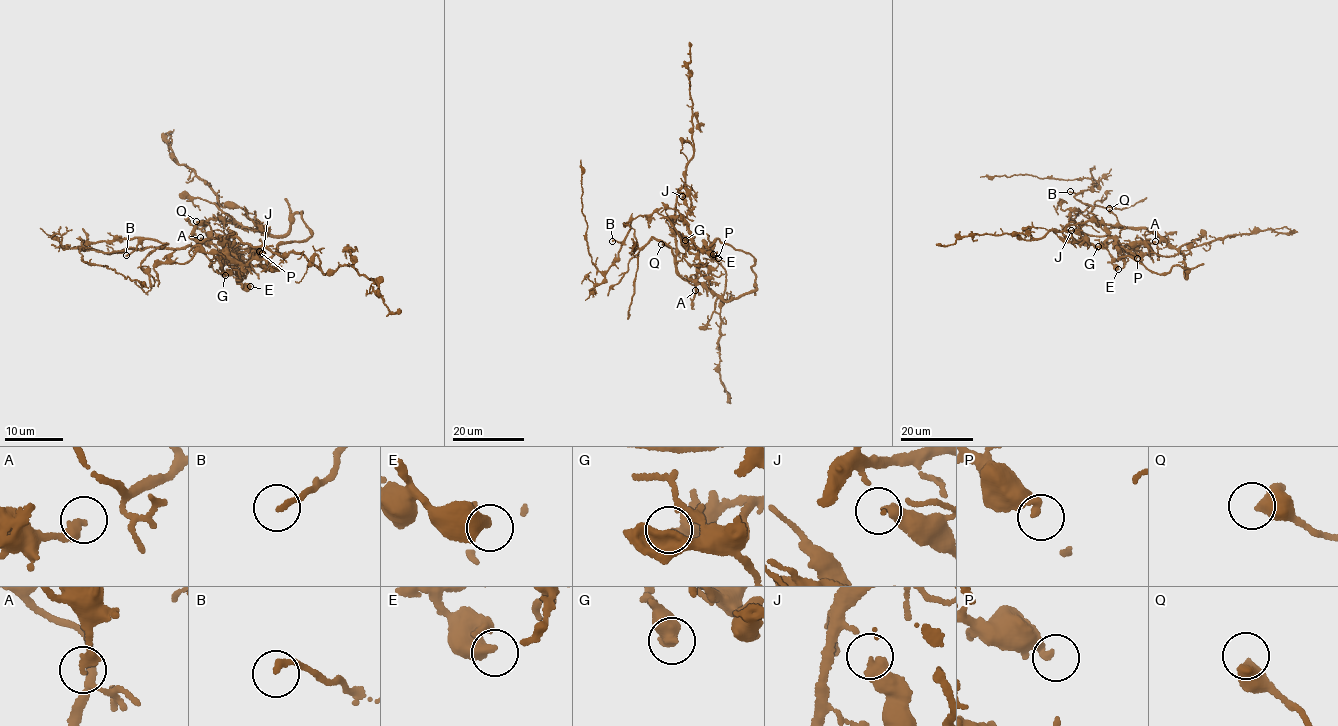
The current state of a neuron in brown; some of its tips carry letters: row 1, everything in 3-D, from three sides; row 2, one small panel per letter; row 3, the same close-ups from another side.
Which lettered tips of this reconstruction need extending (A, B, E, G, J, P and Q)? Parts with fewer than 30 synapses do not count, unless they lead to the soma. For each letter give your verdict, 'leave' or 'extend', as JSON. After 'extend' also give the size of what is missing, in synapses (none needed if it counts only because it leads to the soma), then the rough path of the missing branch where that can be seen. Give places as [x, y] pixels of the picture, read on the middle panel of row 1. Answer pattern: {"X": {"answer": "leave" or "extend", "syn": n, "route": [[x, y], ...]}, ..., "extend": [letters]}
{"A": {"answer": "leave"}, "B": {"answer": "leave"}, "E": {"answer": "leave"}, "G": {"answer": "leave"}, "J": {"answer": "leave"}, "P": {"answer": "leave"}, "Q": {"answer": "leave"}, "extend": []}

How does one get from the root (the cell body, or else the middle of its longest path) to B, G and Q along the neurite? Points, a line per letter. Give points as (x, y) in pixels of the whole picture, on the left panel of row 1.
B: (202, 250), (188, 246), (175, 249), (157, 247), (159, 249), (167, 244), (146, 239), (126, 255)
G: (202, 250), (198, 242), (197, 248), (222, 266), (225, 275)
Q: (202, 250), (199, 247), (210, 227), (196, 221)

